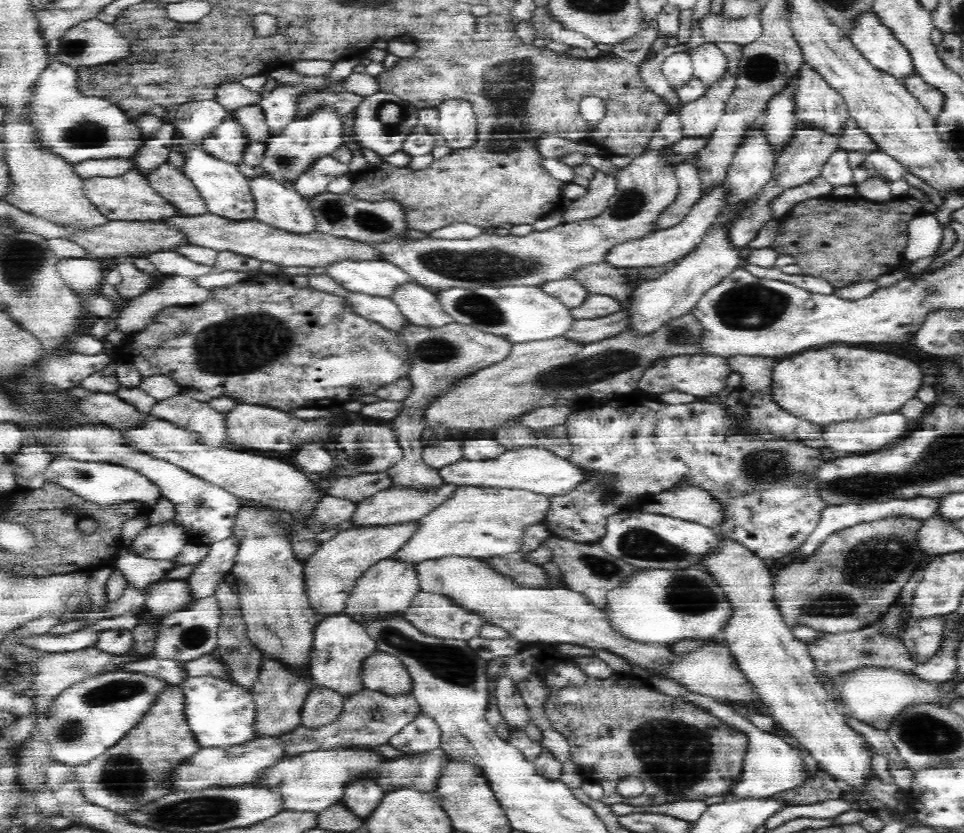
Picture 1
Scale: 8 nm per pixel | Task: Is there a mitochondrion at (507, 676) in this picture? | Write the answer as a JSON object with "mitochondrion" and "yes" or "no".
{"mitochondrion":"no"}

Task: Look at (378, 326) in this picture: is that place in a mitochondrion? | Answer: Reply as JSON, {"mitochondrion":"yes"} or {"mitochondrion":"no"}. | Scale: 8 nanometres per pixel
{"mitochondrion":"no"}

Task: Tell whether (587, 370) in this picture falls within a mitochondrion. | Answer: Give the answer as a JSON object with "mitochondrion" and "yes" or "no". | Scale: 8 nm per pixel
{"mitochondrion":"yes"}

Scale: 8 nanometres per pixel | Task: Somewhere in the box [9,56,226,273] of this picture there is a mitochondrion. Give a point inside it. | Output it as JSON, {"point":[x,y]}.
{"point":[86,140]}

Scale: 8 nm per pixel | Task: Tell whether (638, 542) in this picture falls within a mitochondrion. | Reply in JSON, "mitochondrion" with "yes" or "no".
{"mitochondrion":"yes"}

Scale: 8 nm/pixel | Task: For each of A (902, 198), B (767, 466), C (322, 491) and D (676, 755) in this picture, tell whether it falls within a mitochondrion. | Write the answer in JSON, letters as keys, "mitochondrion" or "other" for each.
{"A":"other","B":"mitochondrion","C":"other","D":"mitochondrion"}

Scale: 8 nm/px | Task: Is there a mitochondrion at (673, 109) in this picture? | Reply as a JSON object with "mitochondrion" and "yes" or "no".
{"mitochondrion":"no"}

